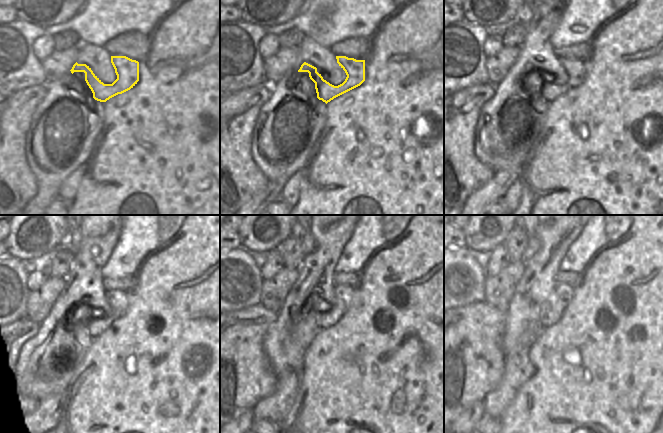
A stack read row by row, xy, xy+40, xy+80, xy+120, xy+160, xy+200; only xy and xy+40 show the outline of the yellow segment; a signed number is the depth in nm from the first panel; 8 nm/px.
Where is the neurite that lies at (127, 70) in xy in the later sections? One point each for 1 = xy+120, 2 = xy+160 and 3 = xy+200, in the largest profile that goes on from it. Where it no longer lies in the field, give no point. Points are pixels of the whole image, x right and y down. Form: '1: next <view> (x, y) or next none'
1: next xy+120 (104, 314)
2: next xy+160 (328, 314)
3: next xy+200 (551, 312)

